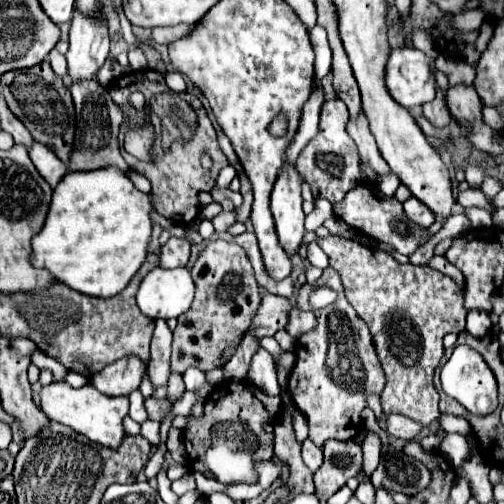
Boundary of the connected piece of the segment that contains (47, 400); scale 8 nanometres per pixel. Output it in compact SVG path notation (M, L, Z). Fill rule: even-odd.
M51 382L49 386L43 386L39 396L41 396L39 408L47 414L49 420L65 424L97 444L105 444L109 448L121 444L125 436L121 422L129 412L129 398L125 396L111 398L95 390L91 384L85 384L83 388L71 388L65 382Z

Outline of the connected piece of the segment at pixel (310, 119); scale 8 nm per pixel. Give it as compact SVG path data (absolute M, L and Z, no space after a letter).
M315 86L309 100L305 102L303 106L303 114L301 114L301 122L299 122L299 130L293 138L293 142L289 144L285 156L287 156L287 162L295 162L299 152L305 148L305 144L317 134L317 124L319 124L319 112L321 112L321 106L323 106L323 90L321 86Z

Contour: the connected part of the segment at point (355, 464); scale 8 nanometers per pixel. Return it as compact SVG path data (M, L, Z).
M329 440L323 446L323 454L325 462L313 478L315 488L321 490L325 498L329 498L339 488L343 488L349 478L355 478L357 474L363 472L363 452L361 444L357 444L355 440L349 442Z

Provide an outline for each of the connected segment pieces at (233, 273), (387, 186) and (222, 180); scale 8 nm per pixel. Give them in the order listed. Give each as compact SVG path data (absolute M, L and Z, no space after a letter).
M209 242L199 252L191 268L191 276L195 282L195 298L191 308L177 318L179 324L173 332L171 370L179 374L183 374L189 366L199 370L223 366L239 346L261 302L261 288L253 276L247 252L235 242Z
M385 174L385 176L377 176L377 186L385 196L393 196L395 190L399 188L399 178L395 174Z
M227 166L227 168L223 168L221 172L219 172L219 176L217 176L217 182L215 182L215 186L217 188L229 188L229 184L231 184L231 180L237 176L237 172L235 172L235 168L233 166Z

